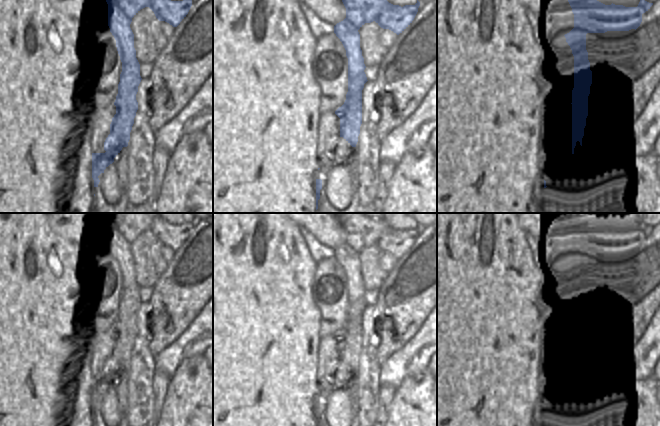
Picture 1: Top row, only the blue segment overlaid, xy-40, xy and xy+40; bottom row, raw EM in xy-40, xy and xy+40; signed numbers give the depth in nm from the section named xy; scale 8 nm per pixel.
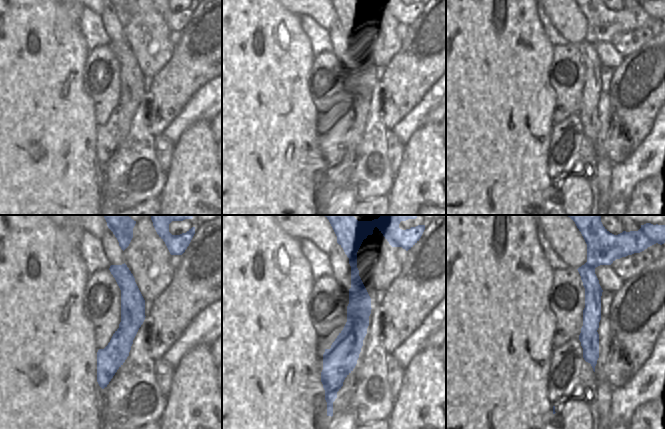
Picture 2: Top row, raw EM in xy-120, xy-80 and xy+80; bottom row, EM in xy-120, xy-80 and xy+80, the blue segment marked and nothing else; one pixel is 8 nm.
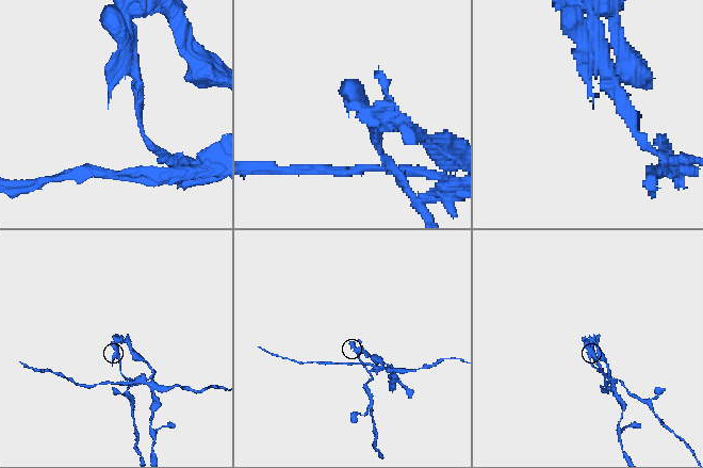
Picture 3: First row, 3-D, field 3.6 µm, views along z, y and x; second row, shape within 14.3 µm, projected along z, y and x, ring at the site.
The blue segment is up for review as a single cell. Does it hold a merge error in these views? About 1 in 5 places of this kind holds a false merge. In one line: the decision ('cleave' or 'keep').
keep

